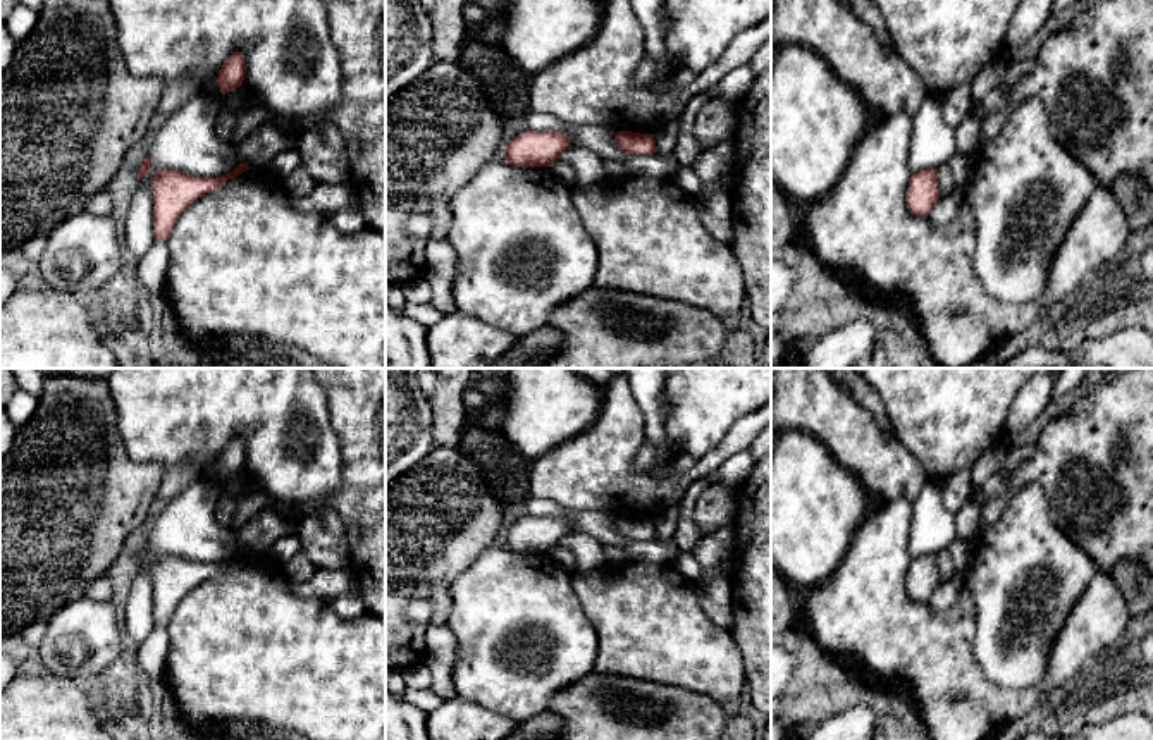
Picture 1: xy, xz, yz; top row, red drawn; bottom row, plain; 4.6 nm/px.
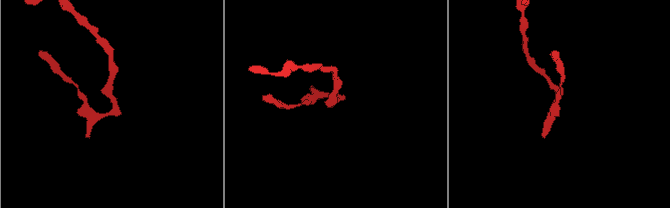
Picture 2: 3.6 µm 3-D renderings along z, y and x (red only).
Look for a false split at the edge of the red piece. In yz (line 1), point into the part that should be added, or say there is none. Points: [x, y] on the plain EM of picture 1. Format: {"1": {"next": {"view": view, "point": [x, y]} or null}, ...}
{"1": {"next": null}}

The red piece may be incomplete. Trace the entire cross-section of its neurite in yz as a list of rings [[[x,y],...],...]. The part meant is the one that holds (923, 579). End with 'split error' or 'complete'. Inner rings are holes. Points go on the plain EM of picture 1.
[[[931,552],[910,561],[907,592],[912,601],[928,601],[938,585],[938,554]]] | complete

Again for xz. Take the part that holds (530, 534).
[[[527,515],[508,528],[504,546],[513,552],[551,552],[568,532],[564,516]]] | complete

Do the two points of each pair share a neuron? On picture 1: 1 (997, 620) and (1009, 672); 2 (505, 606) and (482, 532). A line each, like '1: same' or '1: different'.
1: same
2: different

